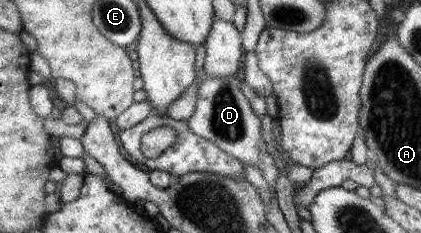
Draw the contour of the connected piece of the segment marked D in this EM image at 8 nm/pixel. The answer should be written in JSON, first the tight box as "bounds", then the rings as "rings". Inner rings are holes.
{"bounds":[187,77,261,166],"rings":[[[234,77],[200,79],[196,88],[196,105],[187,119],[189,131],[216,145],[224,153],[236,158],[240,163],[258,166],[260,153],[258,141],[261,137],[260,119],[254,115],[246,96],[240,91],[240,81]]]}

